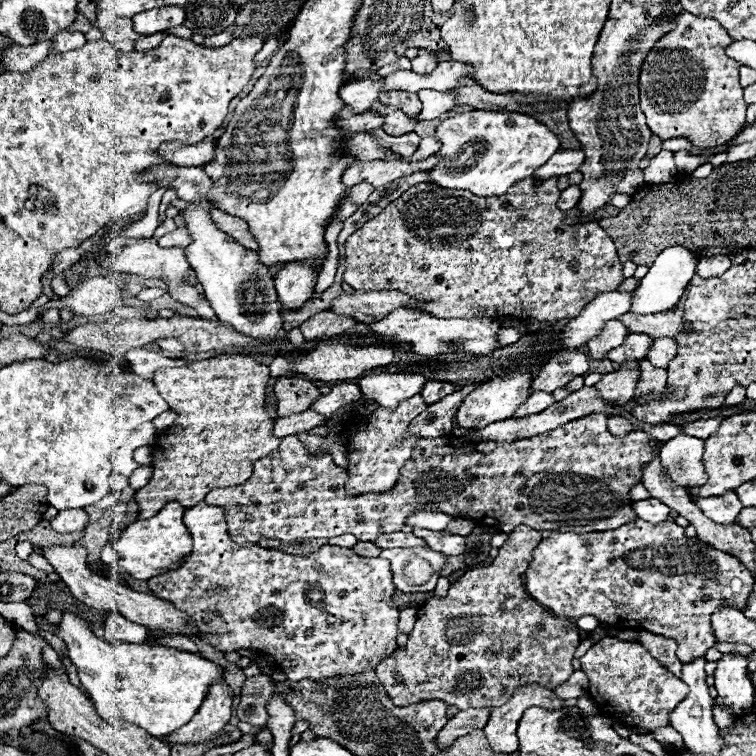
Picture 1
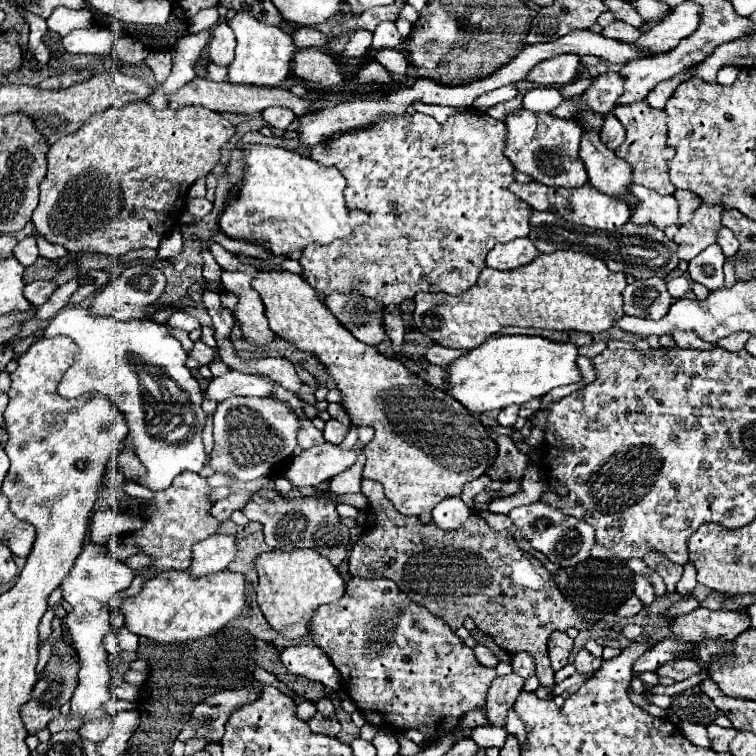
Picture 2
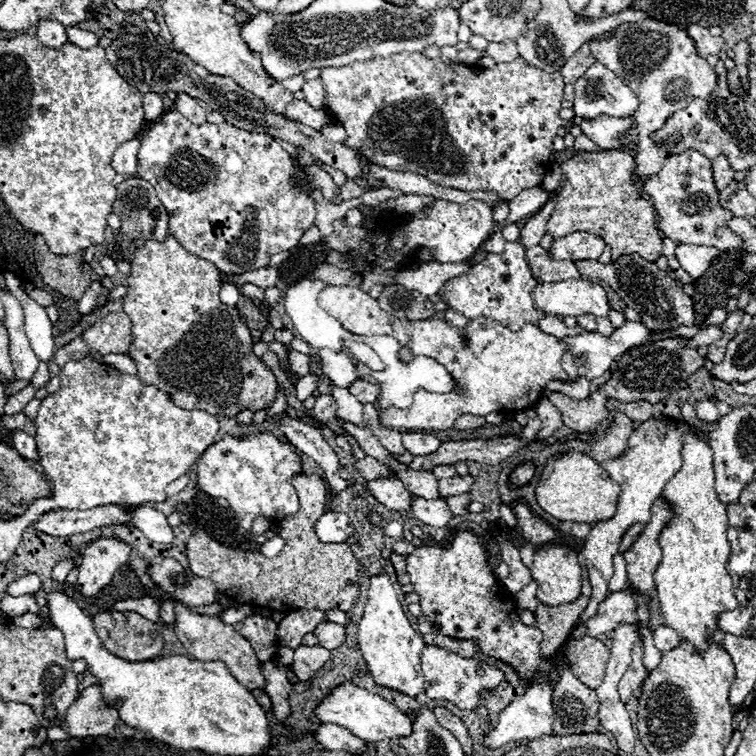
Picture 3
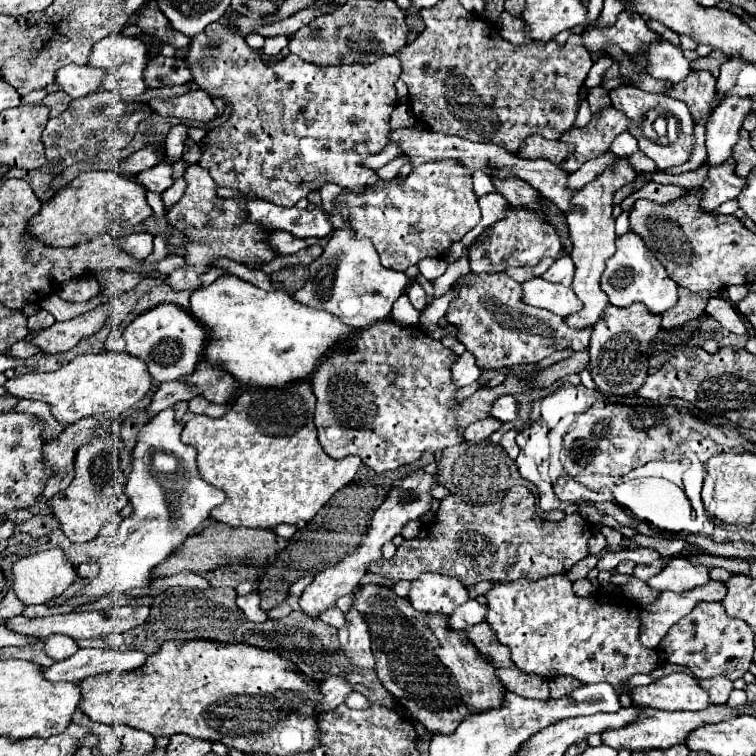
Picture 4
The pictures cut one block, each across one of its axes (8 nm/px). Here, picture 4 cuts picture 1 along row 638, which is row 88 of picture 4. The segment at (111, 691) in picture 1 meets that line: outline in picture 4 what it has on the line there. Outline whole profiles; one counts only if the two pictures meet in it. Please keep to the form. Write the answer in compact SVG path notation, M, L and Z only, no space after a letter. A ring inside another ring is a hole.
M68 64L56 72L56 82L62 86L66 94L72 98L82 98L86 94L98 92L104 84L104 70L86 64L76 66Z

